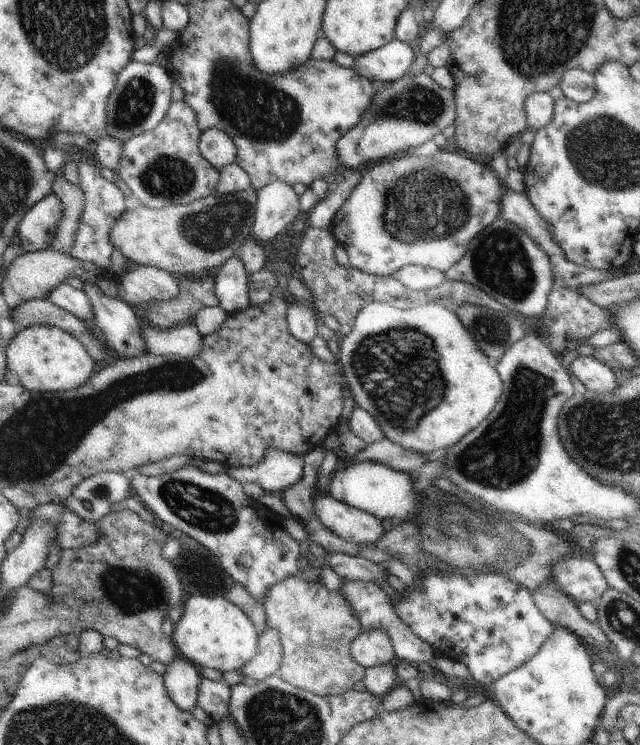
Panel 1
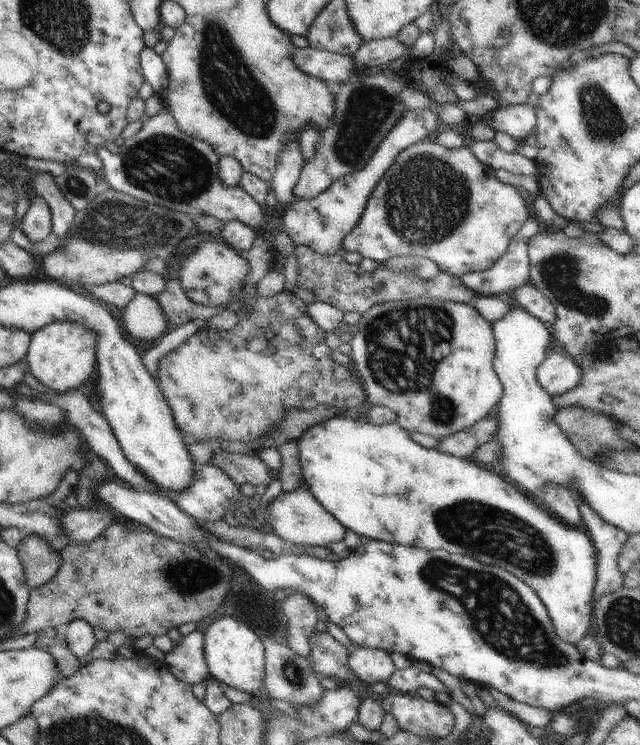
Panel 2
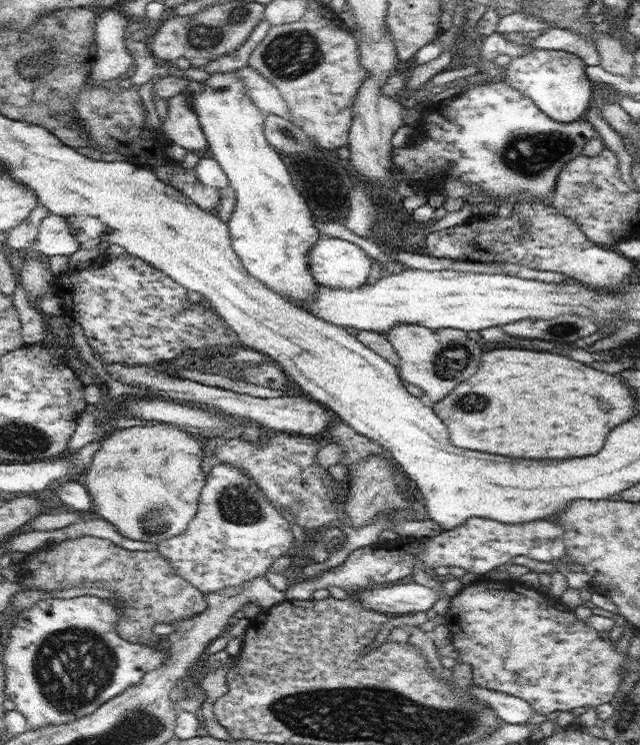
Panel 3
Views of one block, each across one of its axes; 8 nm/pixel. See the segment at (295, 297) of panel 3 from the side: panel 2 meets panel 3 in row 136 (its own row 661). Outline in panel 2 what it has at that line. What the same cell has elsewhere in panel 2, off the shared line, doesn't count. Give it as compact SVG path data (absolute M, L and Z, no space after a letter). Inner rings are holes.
M226 616L205 631L205 661L210 678L252 695L263 690L265 679L265 646L263 640L246 624Z

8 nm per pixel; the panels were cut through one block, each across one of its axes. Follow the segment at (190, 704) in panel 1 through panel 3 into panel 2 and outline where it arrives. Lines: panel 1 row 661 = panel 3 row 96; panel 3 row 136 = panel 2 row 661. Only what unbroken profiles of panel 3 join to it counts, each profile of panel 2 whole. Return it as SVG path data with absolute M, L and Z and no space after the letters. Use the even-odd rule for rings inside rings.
M195 630L182 637L173 652L166 654L169 671L191 687L211 678L205 661L205 633Z

